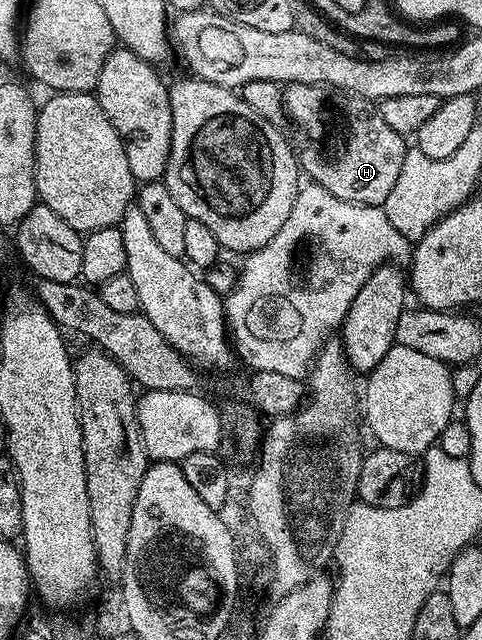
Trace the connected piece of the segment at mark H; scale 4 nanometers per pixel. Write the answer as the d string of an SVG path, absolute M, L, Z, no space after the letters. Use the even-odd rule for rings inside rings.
M290 83L283 88L282 98L284 100L284 110L289 120L300 126L300 131L304 134L304 144L298 147L298 162L300 170L311 182L322 185L322 189L330 189L330 193L334 193L334 197L342 197L342 201L354 201L358 205L370 205L371 207L383 207L386 197L390 194L397 184L399 173L402 172L402 161L406 157L409 144L406 142L405 136L394 133L394 129L390 129L390 125L386 125L386 121L382 121L377 104L371 99L362 99L359 97L349 97L347 94L338 93L335 87L325 87L319 83ZM344 131L344 143L340 143L336 147L336 135L342 134Z

